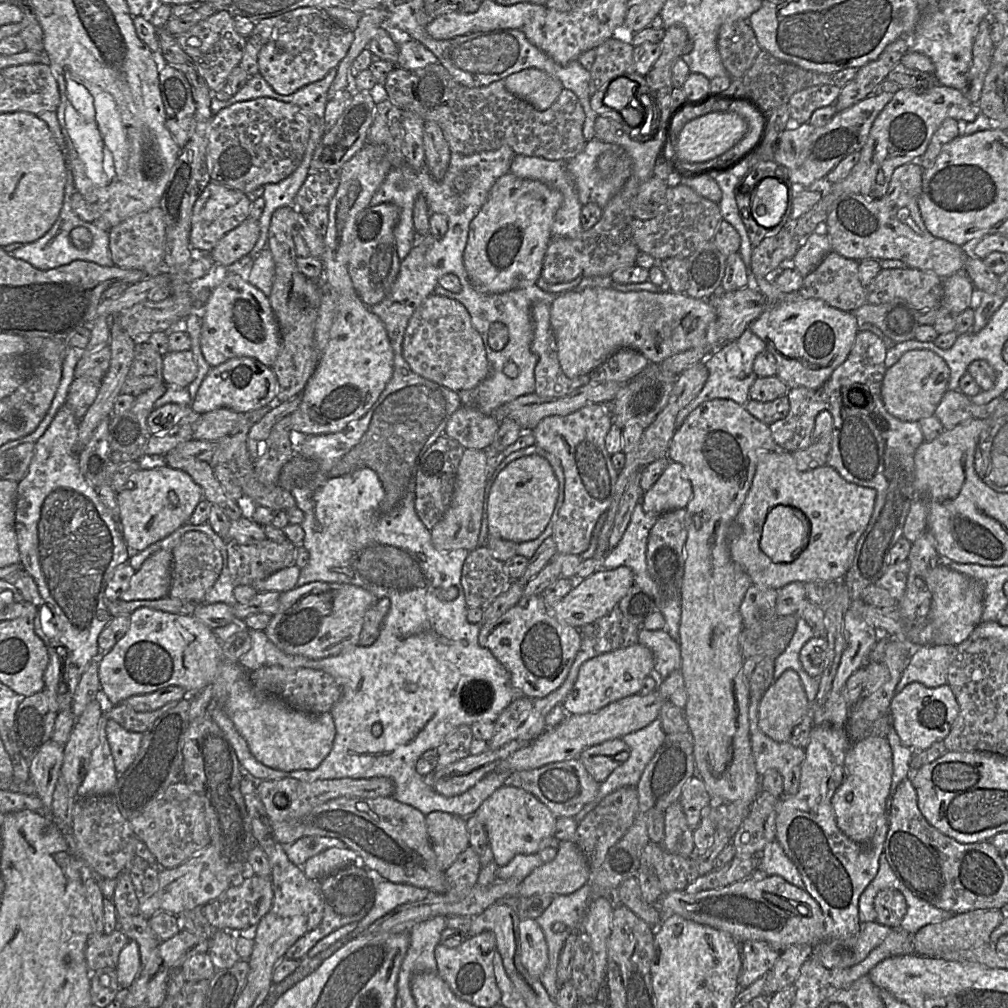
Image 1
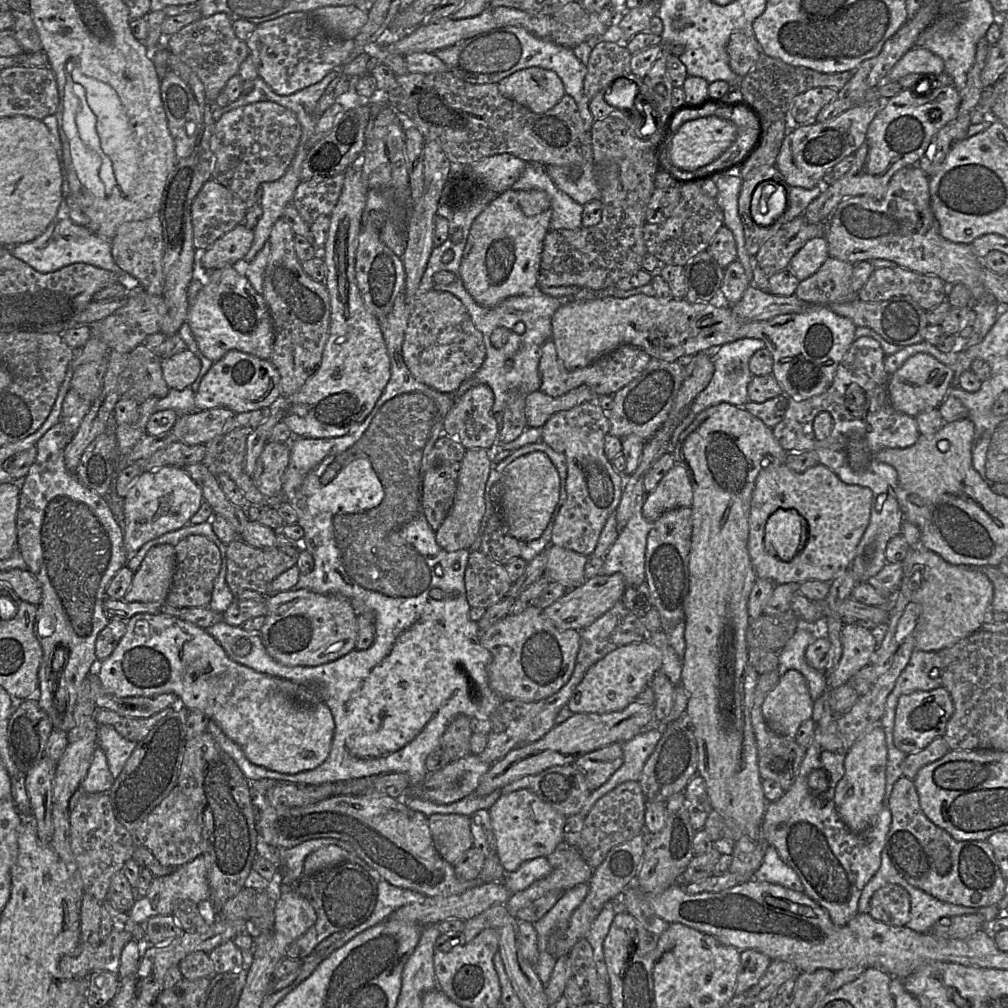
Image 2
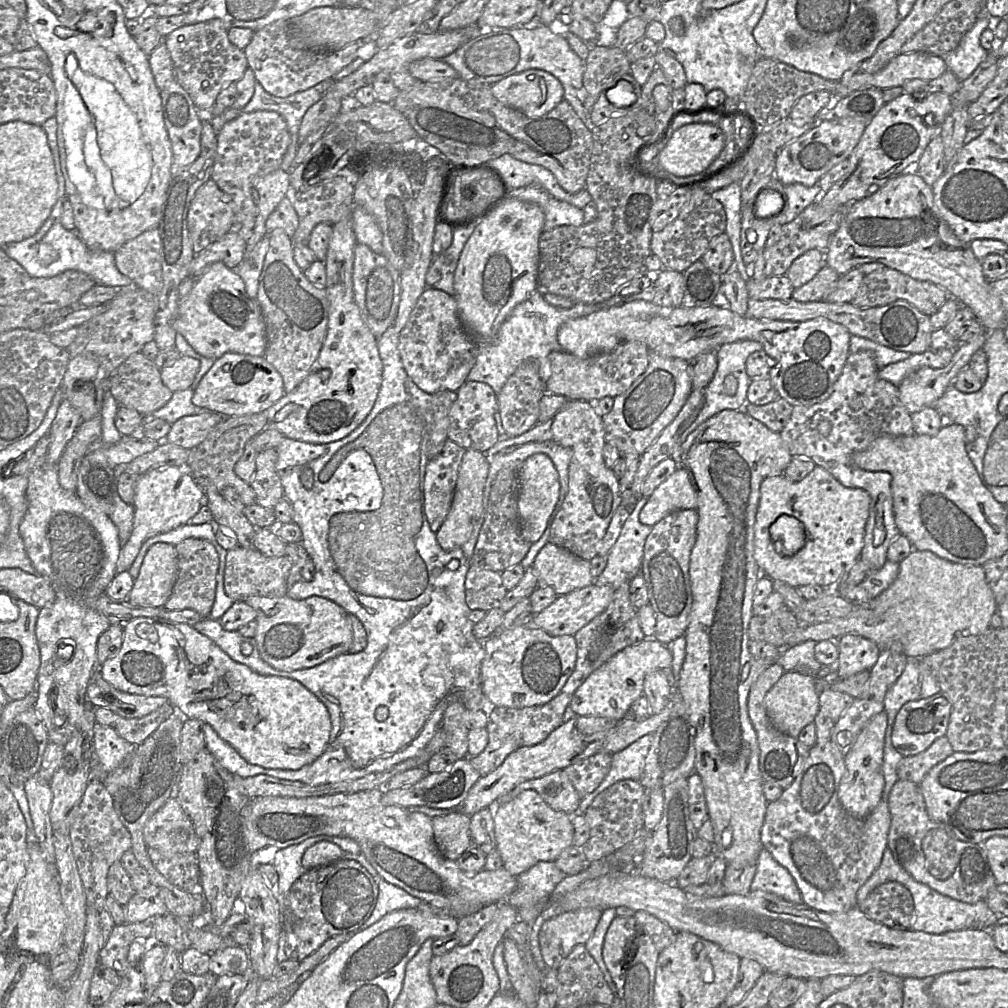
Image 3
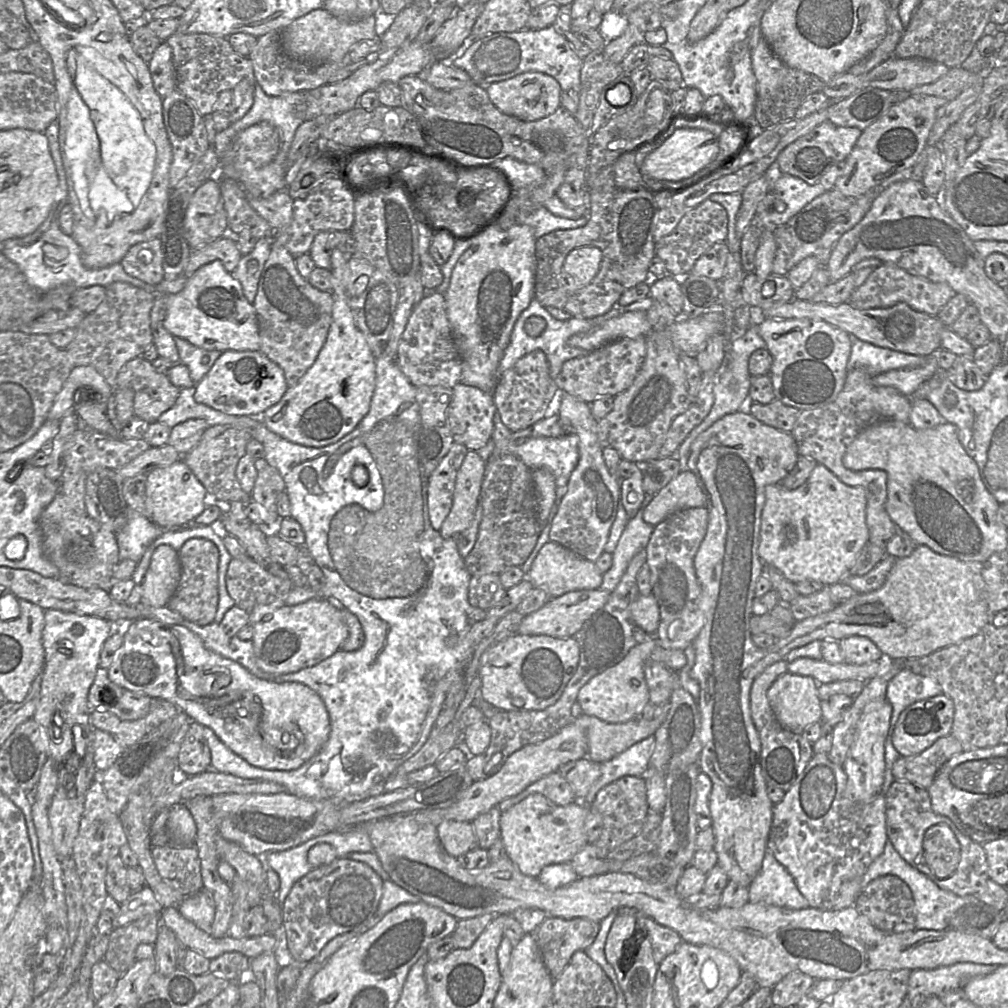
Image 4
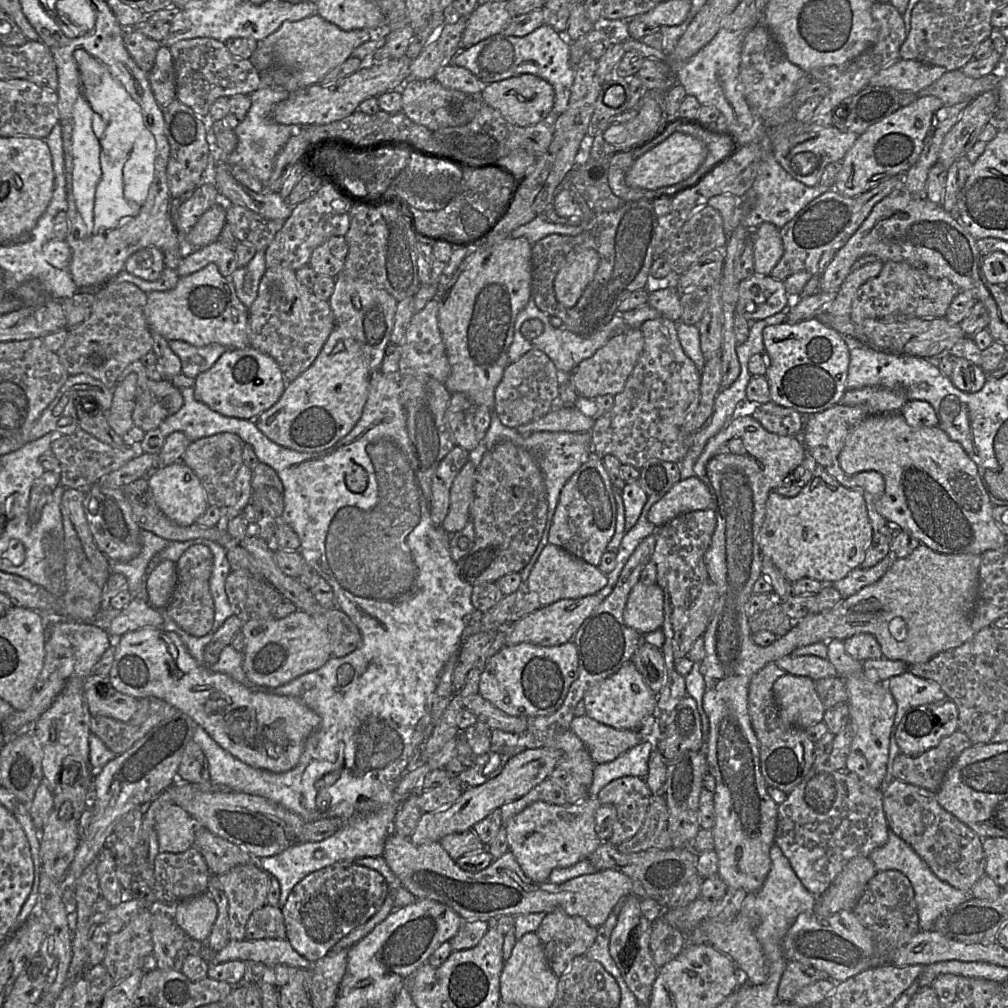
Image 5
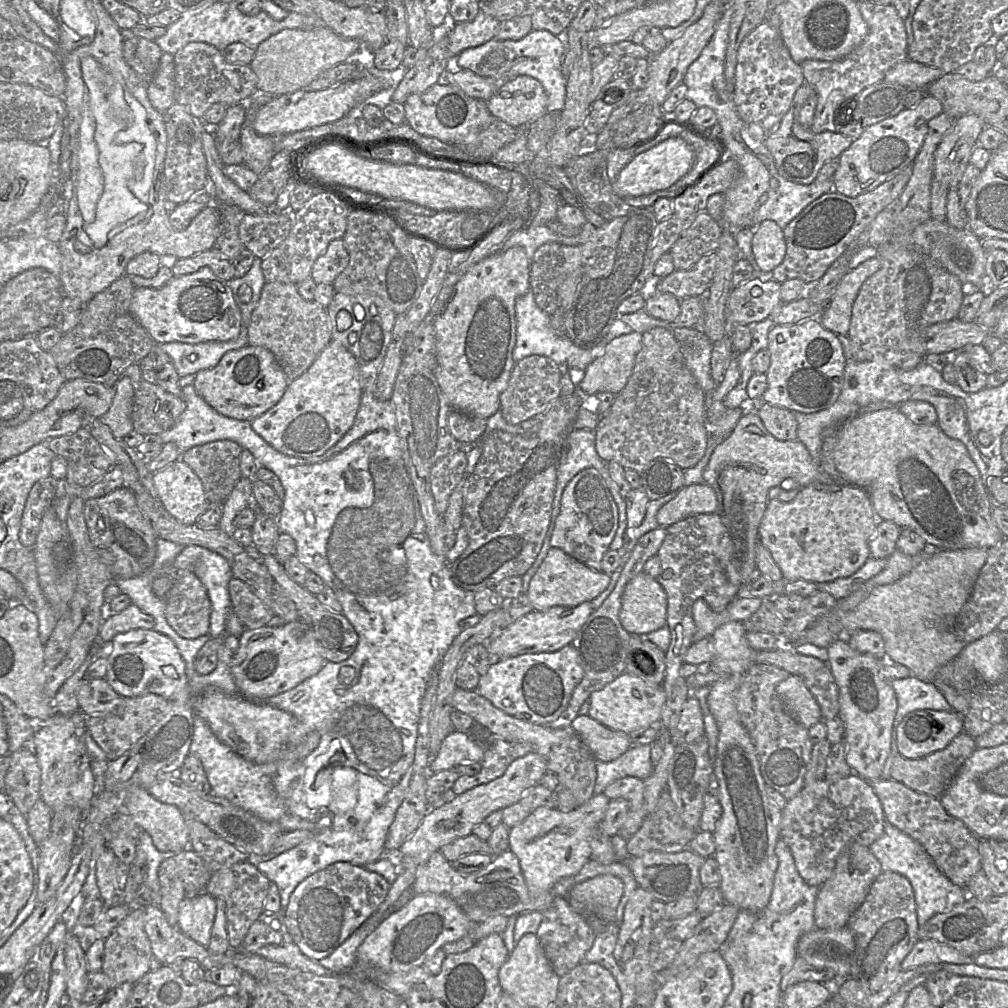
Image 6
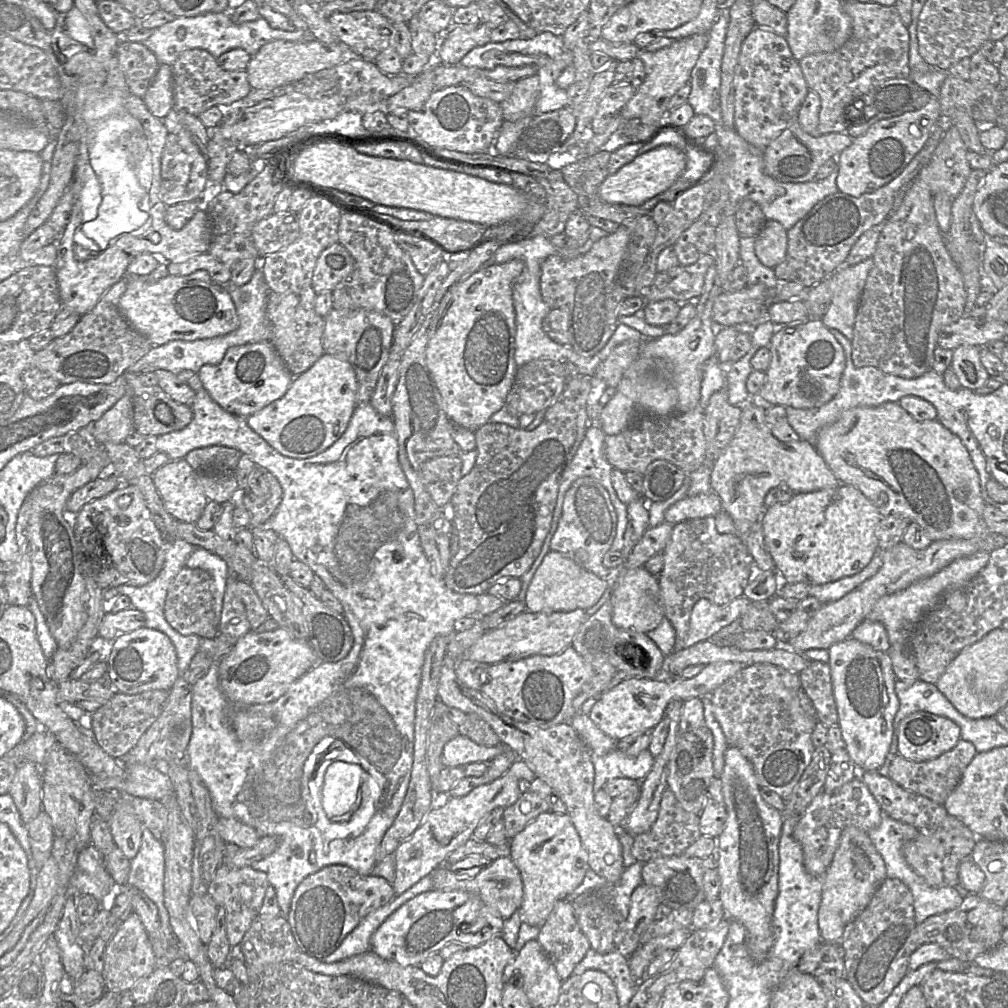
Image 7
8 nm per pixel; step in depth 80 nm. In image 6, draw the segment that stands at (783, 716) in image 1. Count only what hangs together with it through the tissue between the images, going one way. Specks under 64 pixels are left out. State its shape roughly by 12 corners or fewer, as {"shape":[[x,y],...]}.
{"shape":[[791,674],[776,693],[791,717],[808,729],[822,720],[803,677]]}

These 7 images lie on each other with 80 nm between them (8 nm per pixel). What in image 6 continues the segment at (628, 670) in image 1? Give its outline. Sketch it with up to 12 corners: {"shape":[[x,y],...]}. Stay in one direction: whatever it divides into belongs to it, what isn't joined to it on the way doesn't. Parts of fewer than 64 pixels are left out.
{"shape":[[624,672],[593,692],[588,715],[630,735],[659,727],[666,694]]}

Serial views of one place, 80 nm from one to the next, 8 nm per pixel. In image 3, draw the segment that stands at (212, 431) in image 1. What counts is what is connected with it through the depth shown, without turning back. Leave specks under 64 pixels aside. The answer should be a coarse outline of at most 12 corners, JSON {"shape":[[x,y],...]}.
{"shape":[[216,412],[184,416],[164,441],[192,449],[225,416]]}

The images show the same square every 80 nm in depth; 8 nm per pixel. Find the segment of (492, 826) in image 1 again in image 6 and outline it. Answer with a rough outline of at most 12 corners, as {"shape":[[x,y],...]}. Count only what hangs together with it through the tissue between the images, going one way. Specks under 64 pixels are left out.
{"shape":[[609,798],[509,829],[532,898],[591,859]]}

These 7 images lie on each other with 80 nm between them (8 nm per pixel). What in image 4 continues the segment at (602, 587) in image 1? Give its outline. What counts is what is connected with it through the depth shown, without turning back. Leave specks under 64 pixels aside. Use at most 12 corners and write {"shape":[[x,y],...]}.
{"shape":[[576,590],[524,616],[517,633],[575,636],[611,592]]}

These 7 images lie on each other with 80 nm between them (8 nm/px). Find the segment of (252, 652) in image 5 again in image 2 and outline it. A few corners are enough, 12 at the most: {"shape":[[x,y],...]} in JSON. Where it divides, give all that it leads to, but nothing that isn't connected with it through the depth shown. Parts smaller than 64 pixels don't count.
{"shape":[[298,589],[266,599],[260,629],[283,665],[317,666],[355,649],[345,597]]}

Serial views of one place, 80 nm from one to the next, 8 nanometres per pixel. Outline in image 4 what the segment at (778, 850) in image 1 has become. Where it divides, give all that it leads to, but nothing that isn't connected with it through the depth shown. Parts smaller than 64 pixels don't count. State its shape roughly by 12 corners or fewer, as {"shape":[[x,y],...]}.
{"shape":[[768,850],[748,902],[810,907],[792,875]]}

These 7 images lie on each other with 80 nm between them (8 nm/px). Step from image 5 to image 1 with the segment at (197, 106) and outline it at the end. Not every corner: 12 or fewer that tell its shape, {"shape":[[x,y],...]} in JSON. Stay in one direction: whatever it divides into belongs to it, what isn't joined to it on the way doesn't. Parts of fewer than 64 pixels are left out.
{"shape":[[227,11],[176,40],[212,93],[239,65],[248,41]]}

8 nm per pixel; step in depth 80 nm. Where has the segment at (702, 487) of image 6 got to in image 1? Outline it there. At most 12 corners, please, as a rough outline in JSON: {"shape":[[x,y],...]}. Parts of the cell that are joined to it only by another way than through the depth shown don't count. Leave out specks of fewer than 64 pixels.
{"shape":[[670,462],[642,496],[656,516],[684,509],[692,486],[683,467]]}

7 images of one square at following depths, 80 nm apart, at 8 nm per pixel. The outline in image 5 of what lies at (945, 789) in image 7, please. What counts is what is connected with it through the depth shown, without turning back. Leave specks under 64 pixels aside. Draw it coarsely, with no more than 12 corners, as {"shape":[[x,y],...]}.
{"shape":[[956,731],[923,754],[900,753],[893,777],[937,793],[971,746]]}

